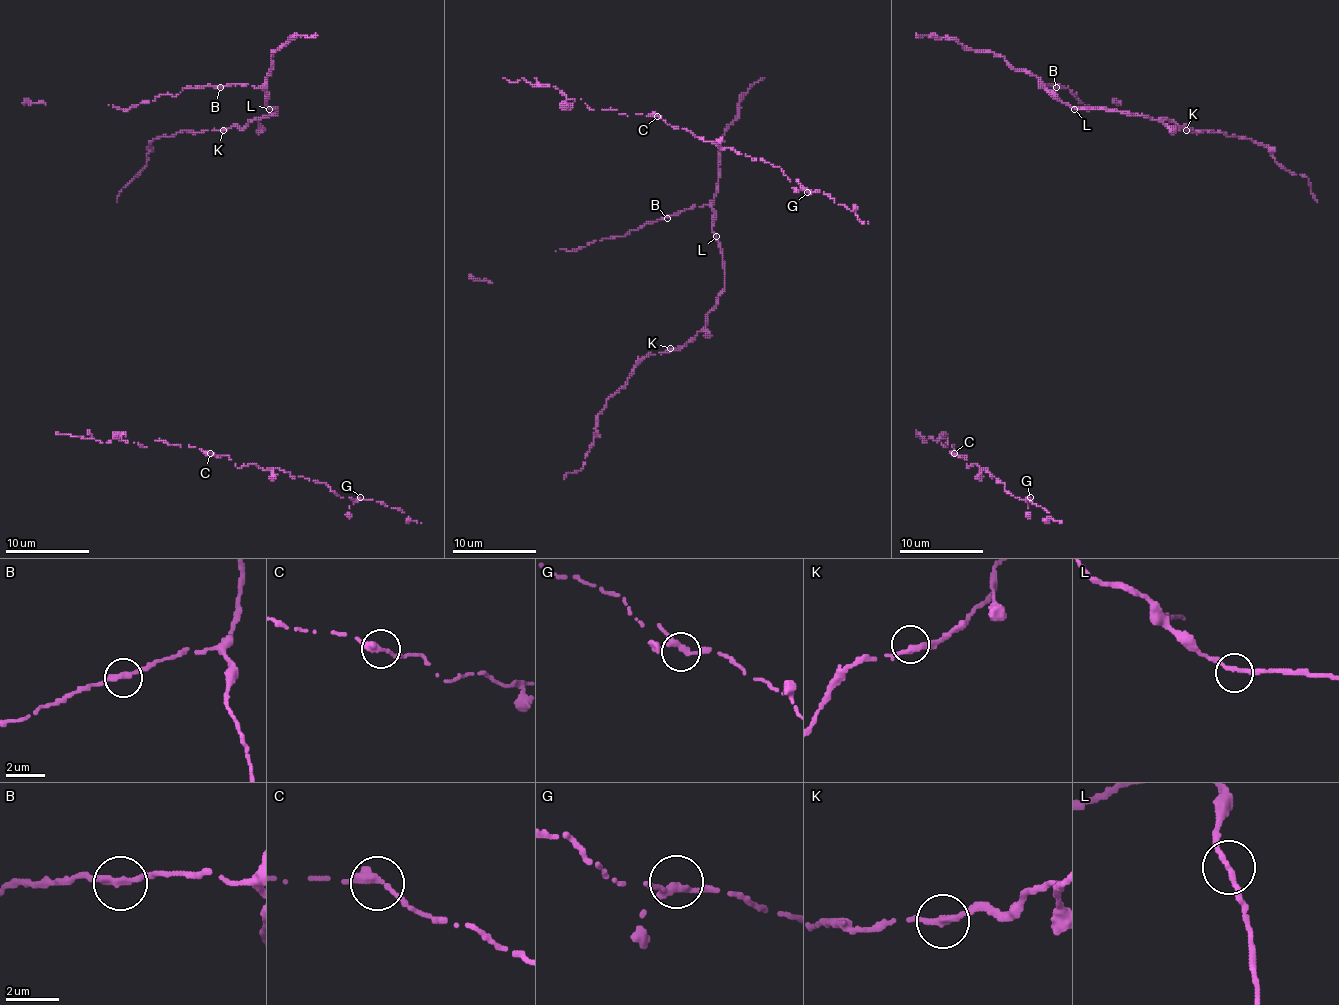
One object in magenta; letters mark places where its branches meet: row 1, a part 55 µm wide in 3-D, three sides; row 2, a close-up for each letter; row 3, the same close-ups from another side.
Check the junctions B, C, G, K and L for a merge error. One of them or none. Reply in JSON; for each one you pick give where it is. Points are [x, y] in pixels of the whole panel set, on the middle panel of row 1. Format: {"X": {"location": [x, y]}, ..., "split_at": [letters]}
{"split_at": []}

